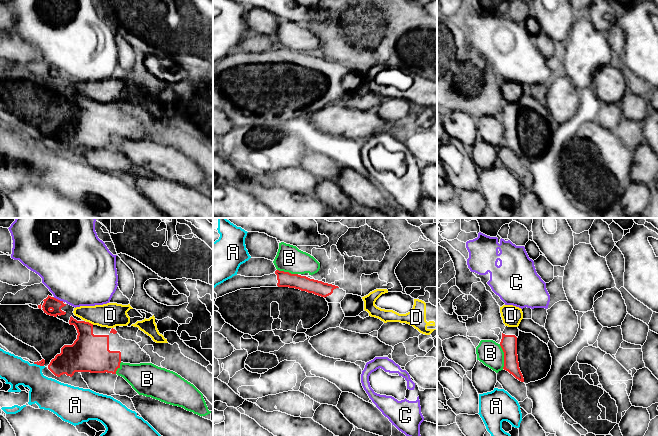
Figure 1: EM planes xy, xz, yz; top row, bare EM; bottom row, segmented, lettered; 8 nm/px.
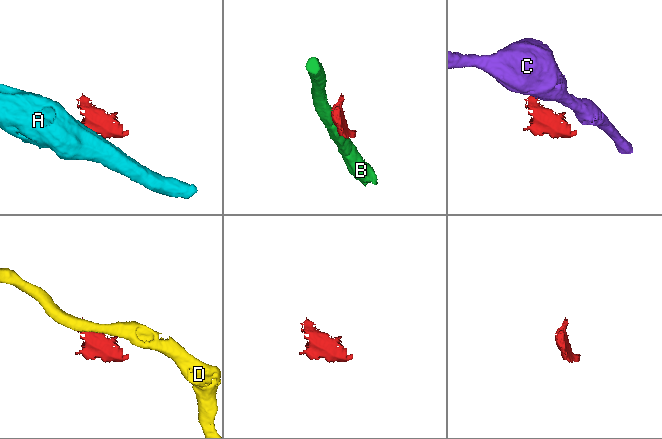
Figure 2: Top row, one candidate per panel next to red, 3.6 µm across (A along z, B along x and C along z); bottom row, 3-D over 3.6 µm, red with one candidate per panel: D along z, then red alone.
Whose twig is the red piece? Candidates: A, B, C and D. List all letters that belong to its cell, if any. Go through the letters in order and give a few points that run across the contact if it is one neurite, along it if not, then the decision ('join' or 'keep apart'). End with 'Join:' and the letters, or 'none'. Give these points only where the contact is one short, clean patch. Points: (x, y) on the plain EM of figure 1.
A: line xy (33, 139), (43, 142); keep apart
B: keep apart
C: line xy (53, 73), (63, 77); keep apart
D: line xy (86, 97), (93, 100); keep apart
Join: none

